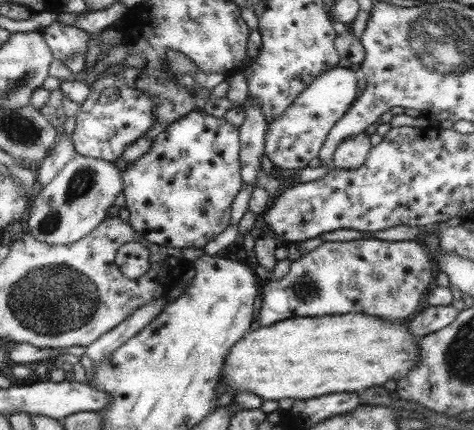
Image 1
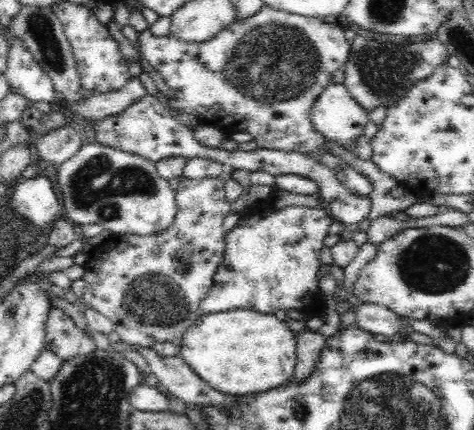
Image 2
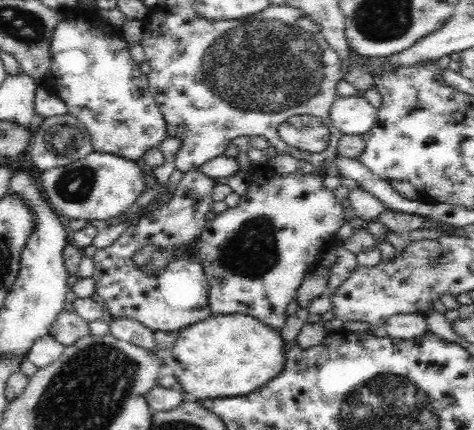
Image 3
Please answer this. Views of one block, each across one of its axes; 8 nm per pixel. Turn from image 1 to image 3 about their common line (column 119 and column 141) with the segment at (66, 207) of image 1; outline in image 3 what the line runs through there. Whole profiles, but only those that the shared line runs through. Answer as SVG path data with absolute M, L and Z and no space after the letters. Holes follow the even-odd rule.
M90 152L84 158L38 173L49 205L58 214L71 220L84 218L100 220L118 216L136 200L145 189L144 167L140 162L129 161L120 155Z

